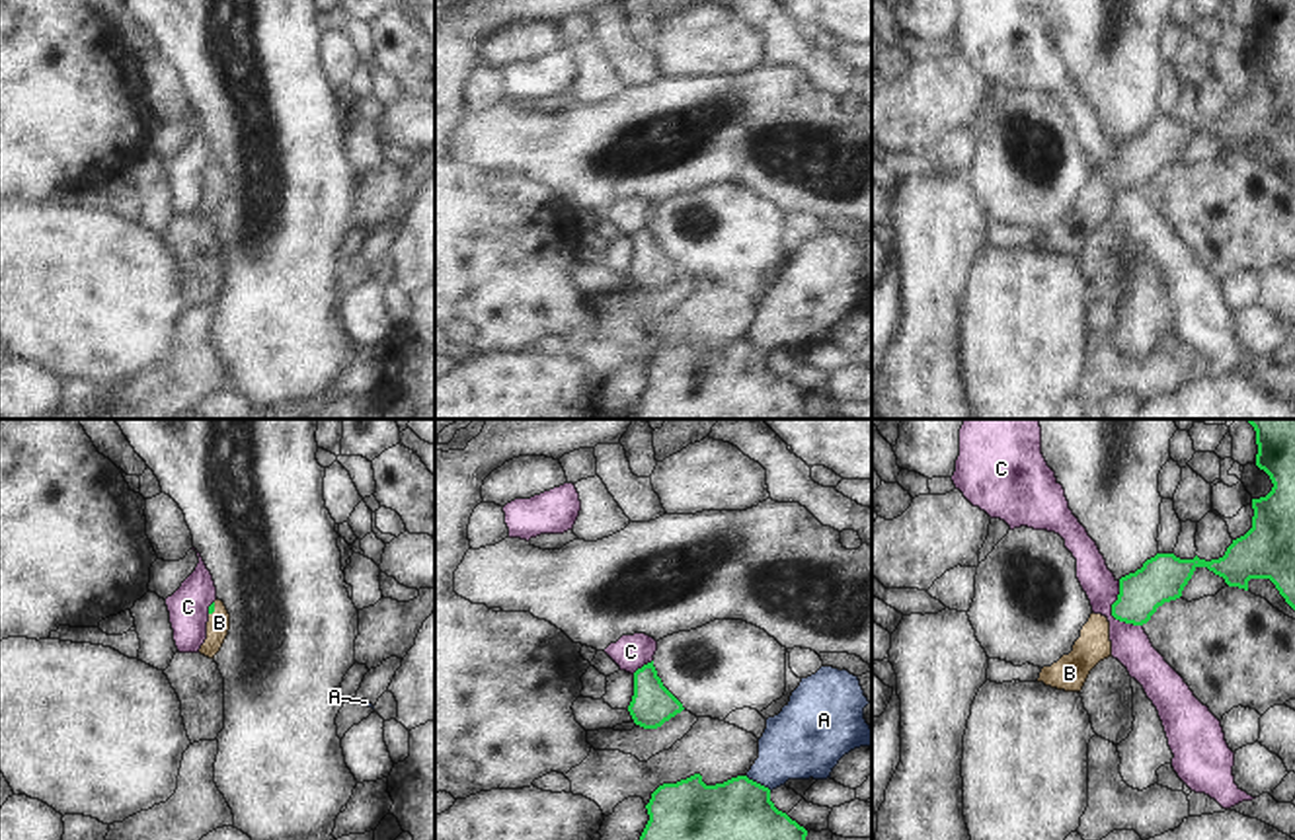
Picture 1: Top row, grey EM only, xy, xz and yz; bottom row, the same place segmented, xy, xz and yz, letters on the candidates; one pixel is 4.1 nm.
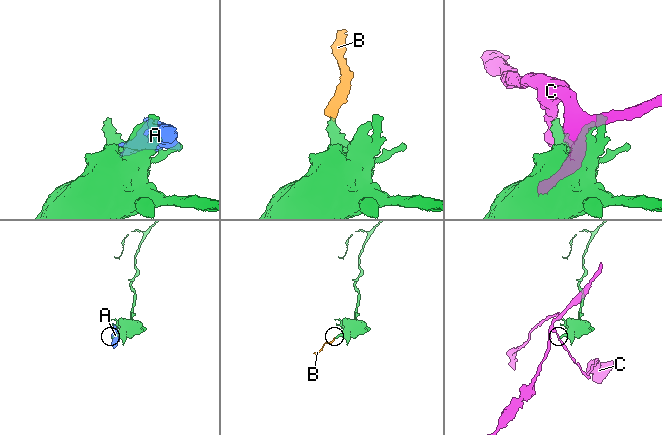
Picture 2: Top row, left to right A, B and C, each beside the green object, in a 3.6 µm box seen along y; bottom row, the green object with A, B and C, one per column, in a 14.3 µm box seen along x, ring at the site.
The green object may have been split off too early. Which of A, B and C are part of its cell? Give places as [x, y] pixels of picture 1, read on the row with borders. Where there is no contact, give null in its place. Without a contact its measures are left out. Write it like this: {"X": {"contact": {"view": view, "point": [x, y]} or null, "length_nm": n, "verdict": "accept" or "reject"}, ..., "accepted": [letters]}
{"A": {"contact": {"view": "xz", "point": [759, 784]}, "length_nm": 130, "verdict": "reject"}, "B": {"contact": {"view": "xy", "point": [213, 609]}, "length_nm": 60, "verdict": "accept"}, "C": {"contact": {"view": "yz", "point": [1112, 612]}, "length_nm": 220, "verdict": "reject"}, "accepted": ["B"]}

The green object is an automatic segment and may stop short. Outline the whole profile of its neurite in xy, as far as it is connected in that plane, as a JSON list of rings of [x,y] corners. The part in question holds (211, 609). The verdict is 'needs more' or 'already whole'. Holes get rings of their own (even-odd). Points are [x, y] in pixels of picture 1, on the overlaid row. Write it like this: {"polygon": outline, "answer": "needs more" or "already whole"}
{"polygon": [[[216,598],[209,606],[207,639],[201,645],[199,653],[209,659],[215,659],[215,655],[220,651],[228,635],[228,630],[230,630],[230,614],[224,602]]], "answer": "needs more"}

